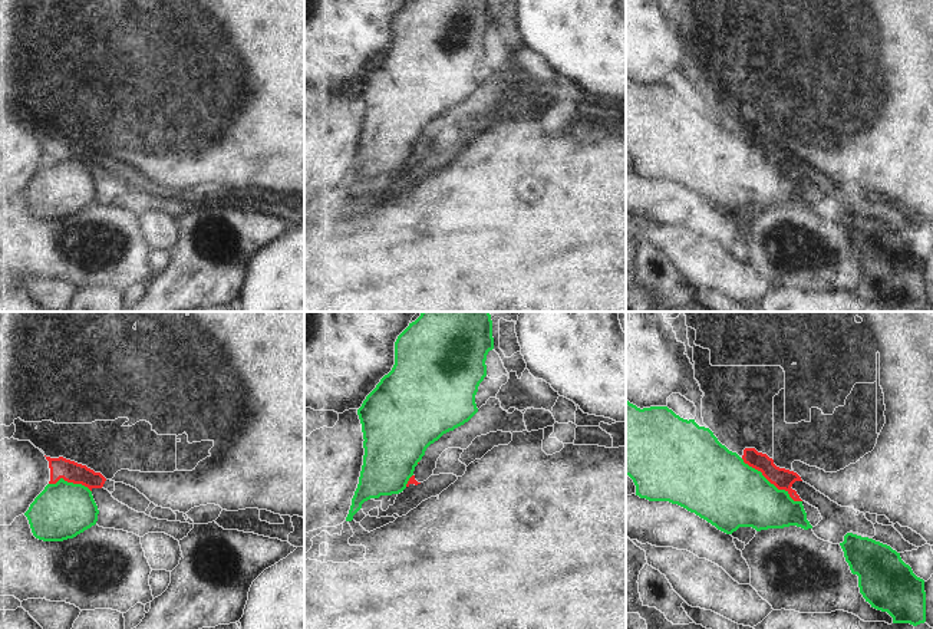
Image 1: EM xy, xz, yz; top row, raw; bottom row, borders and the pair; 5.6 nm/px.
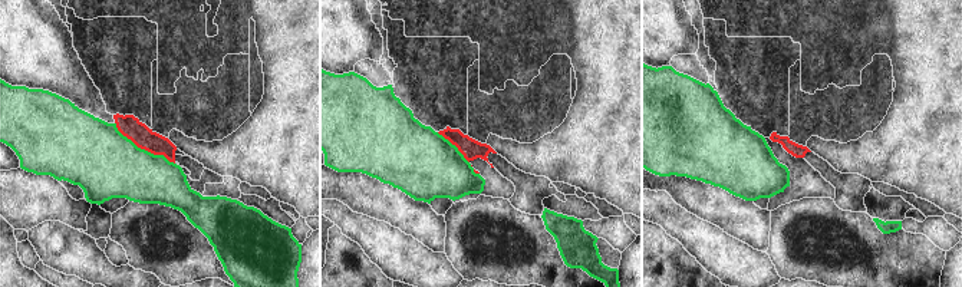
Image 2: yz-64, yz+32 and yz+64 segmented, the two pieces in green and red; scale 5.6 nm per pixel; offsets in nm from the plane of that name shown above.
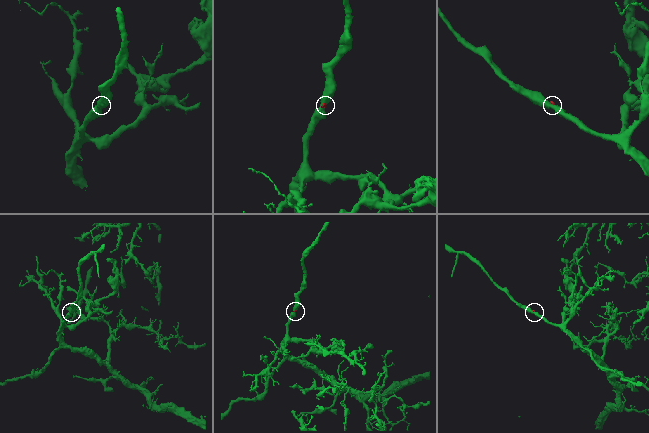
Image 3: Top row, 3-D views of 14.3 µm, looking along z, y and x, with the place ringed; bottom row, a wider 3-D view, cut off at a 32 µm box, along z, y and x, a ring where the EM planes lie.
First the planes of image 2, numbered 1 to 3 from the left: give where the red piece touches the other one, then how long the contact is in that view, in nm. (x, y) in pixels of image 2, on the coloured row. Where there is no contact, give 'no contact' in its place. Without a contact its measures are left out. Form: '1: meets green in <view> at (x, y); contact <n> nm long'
1: meets green in yz-64 at (142, 149); contact 400 nm long
2: meets green in yz+32 at (454, 145); contact 260 nm long
3: no contact

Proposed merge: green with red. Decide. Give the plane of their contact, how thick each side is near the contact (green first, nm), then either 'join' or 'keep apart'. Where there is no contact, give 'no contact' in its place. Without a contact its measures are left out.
meets green in yz; 380 nm thick on the green side, 120 nm on the other; keep apart

